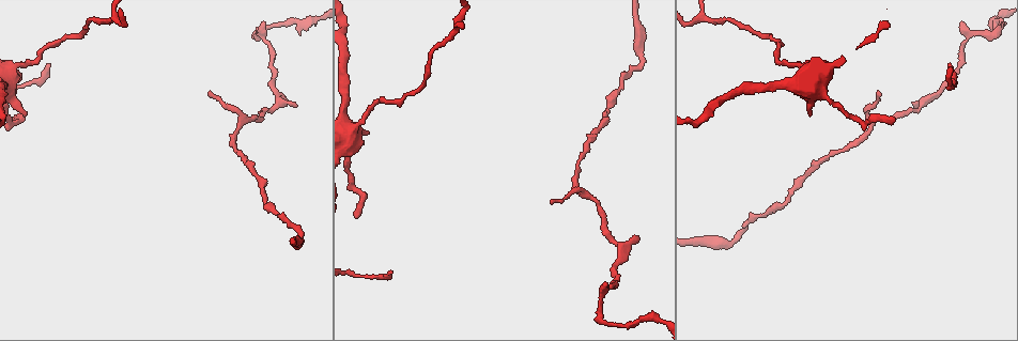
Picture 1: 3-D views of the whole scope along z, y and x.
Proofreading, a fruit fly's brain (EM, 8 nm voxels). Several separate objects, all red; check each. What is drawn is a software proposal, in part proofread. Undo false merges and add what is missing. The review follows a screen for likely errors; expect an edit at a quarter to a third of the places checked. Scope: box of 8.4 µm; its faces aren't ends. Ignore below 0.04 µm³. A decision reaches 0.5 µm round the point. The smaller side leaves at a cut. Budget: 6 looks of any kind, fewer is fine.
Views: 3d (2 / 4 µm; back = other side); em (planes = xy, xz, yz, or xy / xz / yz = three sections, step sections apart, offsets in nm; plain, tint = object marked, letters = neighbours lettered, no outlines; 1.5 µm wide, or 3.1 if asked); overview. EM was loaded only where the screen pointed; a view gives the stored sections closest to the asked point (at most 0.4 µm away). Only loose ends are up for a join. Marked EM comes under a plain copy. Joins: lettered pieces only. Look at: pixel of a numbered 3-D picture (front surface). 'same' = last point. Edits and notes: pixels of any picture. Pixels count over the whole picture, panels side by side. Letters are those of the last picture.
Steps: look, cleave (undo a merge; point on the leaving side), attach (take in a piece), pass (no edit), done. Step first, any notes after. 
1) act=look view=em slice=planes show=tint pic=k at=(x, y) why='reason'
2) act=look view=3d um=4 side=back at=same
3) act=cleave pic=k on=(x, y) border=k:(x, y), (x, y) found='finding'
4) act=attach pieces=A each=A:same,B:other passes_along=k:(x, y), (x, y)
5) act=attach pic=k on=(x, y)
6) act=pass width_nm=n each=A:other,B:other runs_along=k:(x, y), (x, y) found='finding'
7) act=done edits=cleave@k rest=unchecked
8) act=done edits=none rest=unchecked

act=look view=3d um=4 pic=1 at=(211, 91) why='thin end'

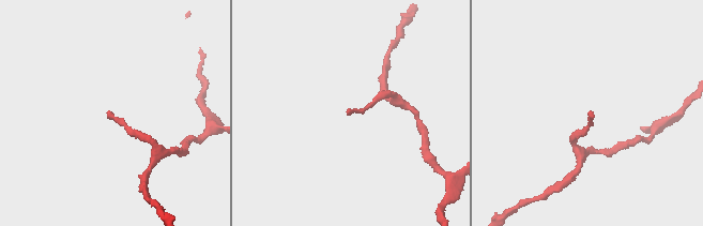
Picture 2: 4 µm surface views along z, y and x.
act=look view=em slice=xy step=8 show=letters pic=2 at=(591, 113)

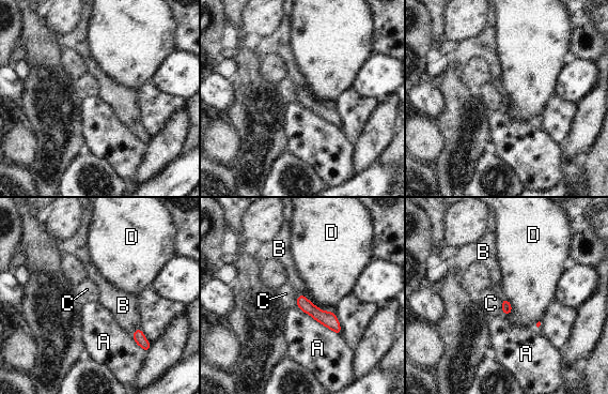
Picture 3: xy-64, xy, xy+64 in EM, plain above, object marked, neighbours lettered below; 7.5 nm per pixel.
act=pass width_nm=80 each=A:other,B:other,C:other,D:other border=3:(502, 298), (510, 303), (509, 315) found='none of them fits'

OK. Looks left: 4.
act=look view=em slice=xz step=4 show=letters pic=1 at=(895, 121) why='branch stops here'

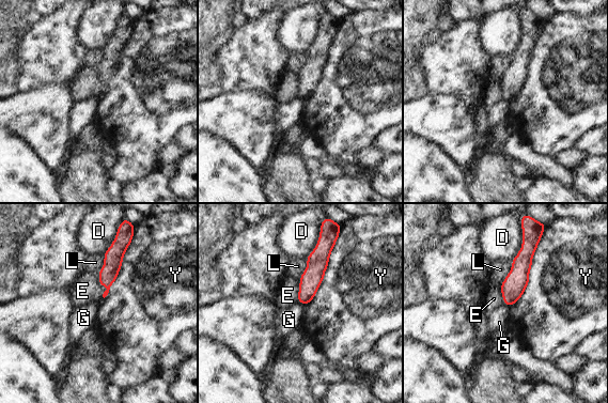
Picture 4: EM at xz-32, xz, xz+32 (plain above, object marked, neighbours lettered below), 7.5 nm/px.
act=look view=em slice=planes show=letters at=same

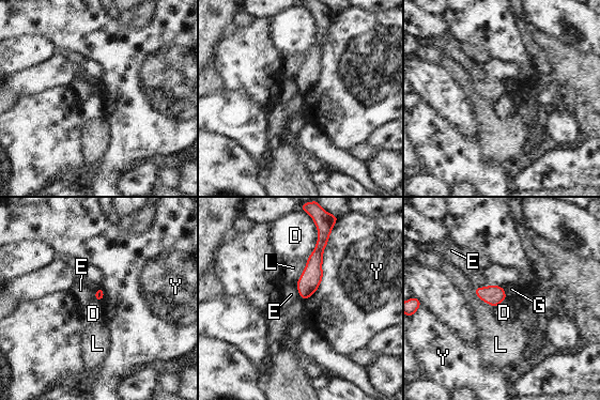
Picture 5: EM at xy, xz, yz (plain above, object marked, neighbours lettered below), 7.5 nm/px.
act=pass each=D:other,E:other,G:other,L:other,Y:other border=5:(502, 287), (506, 298) found='none of them fits'

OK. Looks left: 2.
act=done edits=none rest=unchecked

